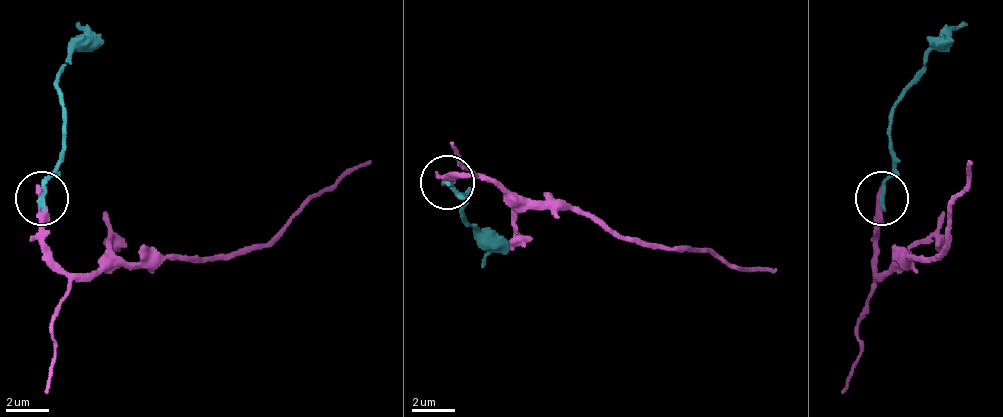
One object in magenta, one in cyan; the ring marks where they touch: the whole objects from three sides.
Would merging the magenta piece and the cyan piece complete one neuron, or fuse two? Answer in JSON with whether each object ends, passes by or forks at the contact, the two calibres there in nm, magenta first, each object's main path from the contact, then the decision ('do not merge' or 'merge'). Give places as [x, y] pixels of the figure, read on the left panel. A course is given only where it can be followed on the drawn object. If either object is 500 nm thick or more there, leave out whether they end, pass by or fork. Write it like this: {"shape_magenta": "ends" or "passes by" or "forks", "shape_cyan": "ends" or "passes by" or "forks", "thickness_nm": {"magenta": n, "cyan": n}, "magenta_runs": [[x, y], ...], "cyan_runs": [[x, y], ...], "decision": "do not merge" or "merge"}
{"shape_magenta": "ends", "shape_cyan": "ends", "thickness_nm": {"magenta": 360, "cyan": 240}, "magenta_runs": [[40, 197], [40, 240], [67, 272], [115, 261], [201, 261], [259, 250], [302, 208], [372, 159]], "cyan_runs": [[40, 197], [61, 159], [61, 106], [56, 74], [77, 20]], "decision": "do not merge"}

